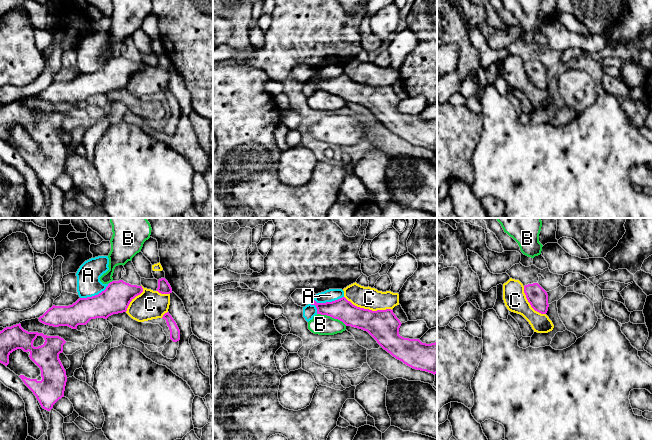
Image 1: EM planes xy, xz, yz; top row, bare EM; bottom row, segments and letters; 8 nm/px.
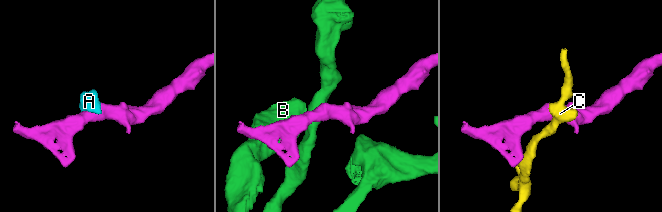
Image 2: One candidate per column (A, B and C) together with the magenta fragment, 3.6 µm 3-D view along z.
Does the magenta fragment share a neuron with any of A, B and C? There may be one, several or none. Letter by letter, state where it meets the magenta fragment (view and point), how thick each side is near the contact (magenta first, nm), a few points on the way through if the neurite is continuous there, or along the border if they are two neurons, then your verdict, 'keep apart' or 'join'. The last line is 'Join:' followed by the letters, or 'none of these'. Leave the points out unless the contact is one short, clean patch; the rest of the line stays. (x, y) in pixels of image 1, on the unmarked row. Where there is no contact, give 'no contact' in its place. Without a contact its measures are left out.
A: contact xy (95, 71); calibres 220 and 190 nm; border xy (109, 59), (97, 70), (80, 74); keep apart
B: contact xz (332, 93); calibres 170 and 160 nm; keep apart
C: contact xz (368, 85); calibres 260 and 180 nm; keep apart
Join: none of these

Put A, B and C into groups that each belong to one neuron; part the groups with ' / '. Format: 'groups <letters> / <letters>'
groups A / B / C

